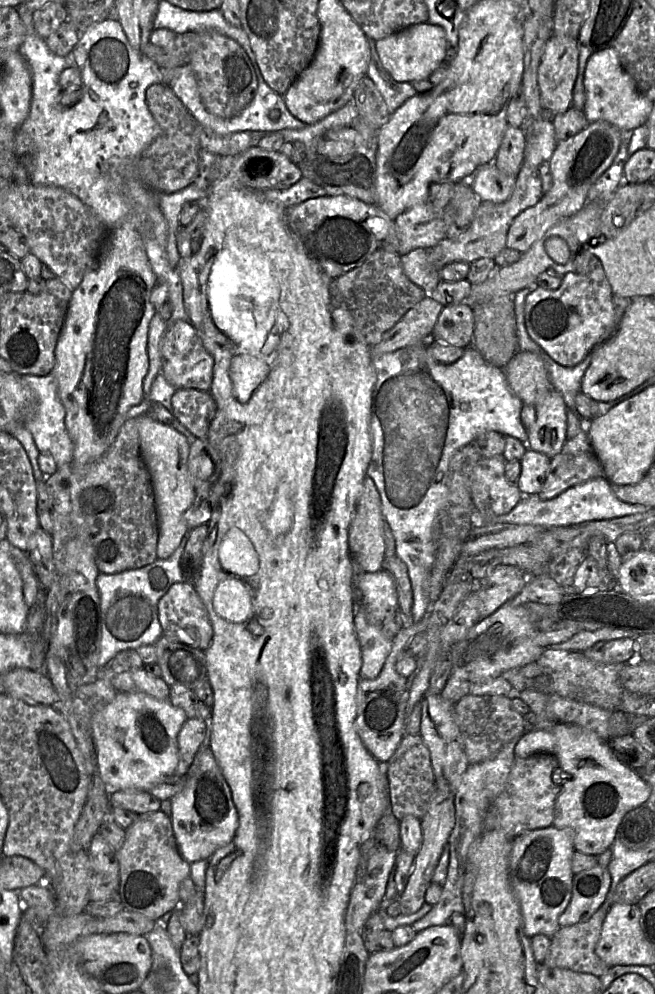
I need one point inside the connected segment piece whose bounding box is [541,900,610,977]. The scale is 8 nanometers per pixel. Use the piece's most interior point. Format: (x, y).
(572, 947)

